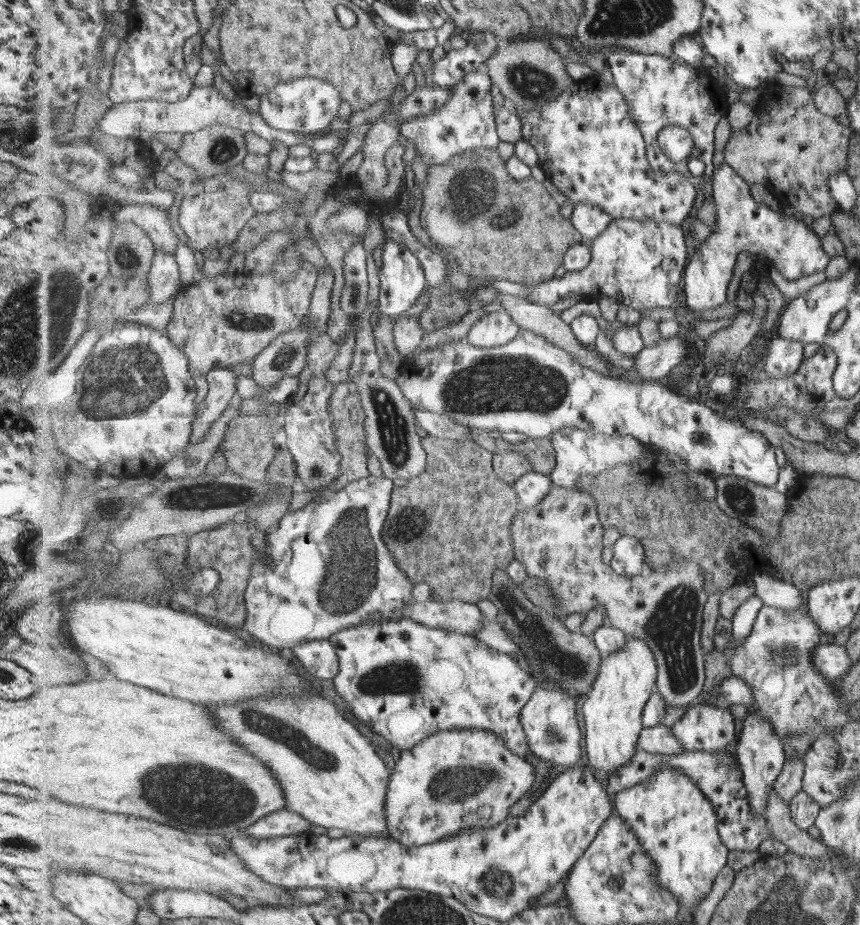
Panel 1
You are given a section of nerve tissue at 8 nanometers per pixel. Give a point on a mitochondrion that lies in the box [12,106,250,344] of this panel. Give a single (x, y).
(225, 149)

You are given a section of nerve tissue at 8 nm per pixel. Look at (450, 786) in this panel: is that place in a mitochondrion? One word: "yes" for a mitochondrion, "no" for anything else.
yes

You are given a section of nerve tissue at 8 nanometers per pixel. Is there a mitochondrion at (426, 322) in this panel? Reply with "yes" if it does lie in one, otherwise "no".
no

